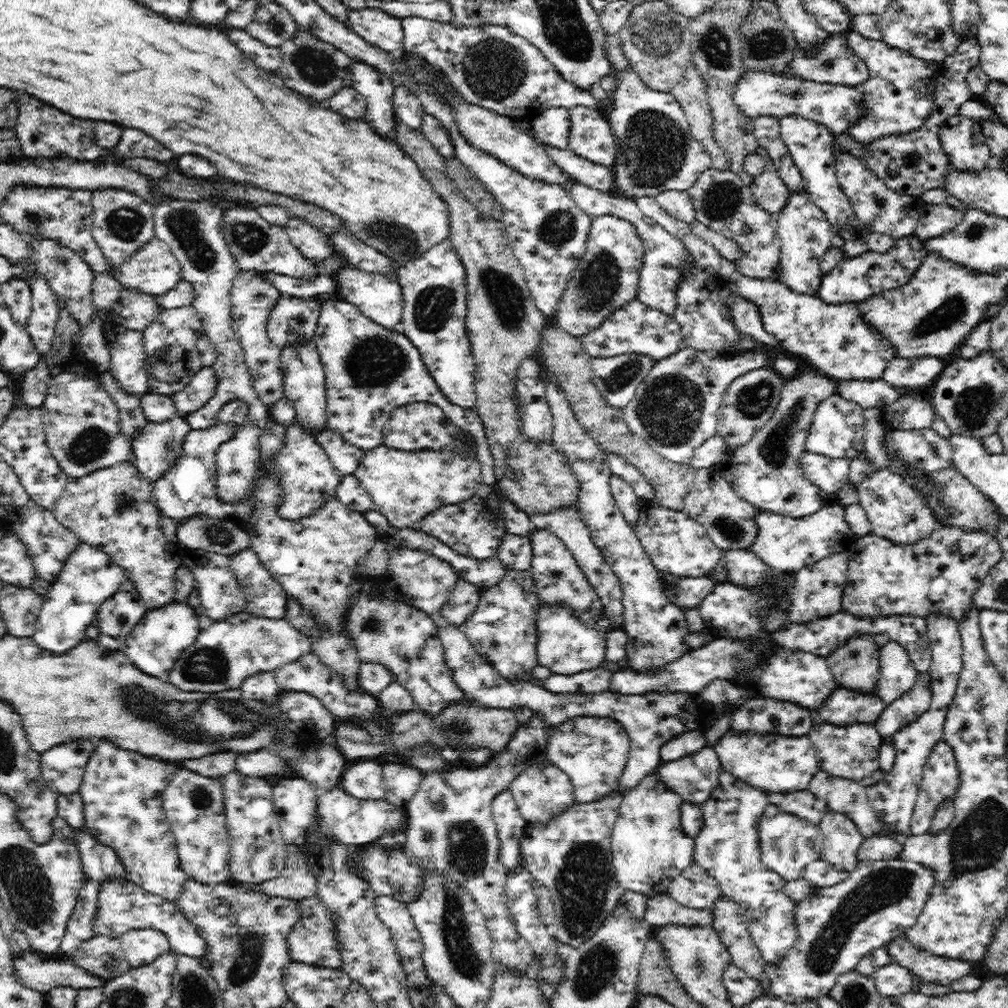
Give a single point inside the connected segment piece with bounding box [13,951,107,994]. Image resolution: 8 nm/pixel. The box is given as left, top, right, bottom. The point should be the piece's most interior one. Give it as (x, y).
(37, 972)

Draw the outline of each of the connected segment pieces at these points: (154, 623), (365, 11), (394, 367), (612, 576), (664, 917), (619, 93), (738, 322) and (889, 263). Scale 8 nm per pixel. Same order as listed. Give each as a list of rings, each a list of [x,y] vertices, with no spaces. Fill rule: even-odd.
[[[174,601],[160,608],[149,609],[126,638],[126,646],[123,651],[132,661],[132,664],[136,665],[136,668],[142,672],[159,679],[166,678],[169,670],[172,670],[176,664],[180,653],[194,644],[204,626],[203,620],[194,605],[187,602],[178,603]]]
[[[371,5],[368,8],[351,9],[349,29],[371,46],[391,53],[404,50],[402,19]]]
[[[331,298],[321,302],[318,327],[313,341],[327,377],[327,426],[346,442],[366,452],[372,450],[383,444],[383,428],[394,414],[394,410],[410,403],[432,403],[439,405],[456,425],[474,437],[477,448],[480,448],[480,464],[492,464],[492,456],[488,452],[489,444],[480,417],[473,409],[462,408],[452,402],[450,397],[440,390],[423,360],[422,353],[411,343],[406,333],[400,332],[398,328],[390,329],[376,324],[356,306]]]
[[[572,504],[562,505],[544,513],[532,512],[529,516],[531,523],[537,529],[545,529],[552,532],[572,552],[580,570],[587,577],[587,580],[594,585],[595,591],[599,593],[600,602],[603,604],[604,612],[608,615],[609,622],[612,623],[612,628],[622,628],[624,607],[621,603],[623,590],[621,589],[620,581],[608,561],[602,556],[600,549],[593,543],[590,531],[588,531],[587,526],[582,521],[578,507]]]
[[[667,892],[660,893],[647,902],[645,921],[652,928],[679,924],[680,926],[706,926],[713,921],[711,908],[688,908],[676,902]]]
[[[631,69],[620,72],[614,92],[614,111],[606,114],[607,121],[617,139],[618,156],[612,166],[614,171],[613,194],[621,198],[655,197],[664,191],[686,191],[705,171],[712,168],[712,159],[691,133],[683,108],[670,92],[652,89]]]
[[[738,296],[734,305],[728,308],[732,321],[739,332],[750,336],[756,342],[765,344],[765,346],[778,348],[780,340],[774,333],[764,330],[763,314],[760,313],[756,302],[748,301],[746,296]]]
[[[913,235],[901,237],[894,241],[894,246],[889,252],[867,251],[861,256],[844,259],[832,272],[824,276],[823,286],[820,287],[816,297],[828,304],[855,304],[871,299],[882,291],[895,291],[896,288],[906,287],[911,282],[927,257],[926,248]]]

